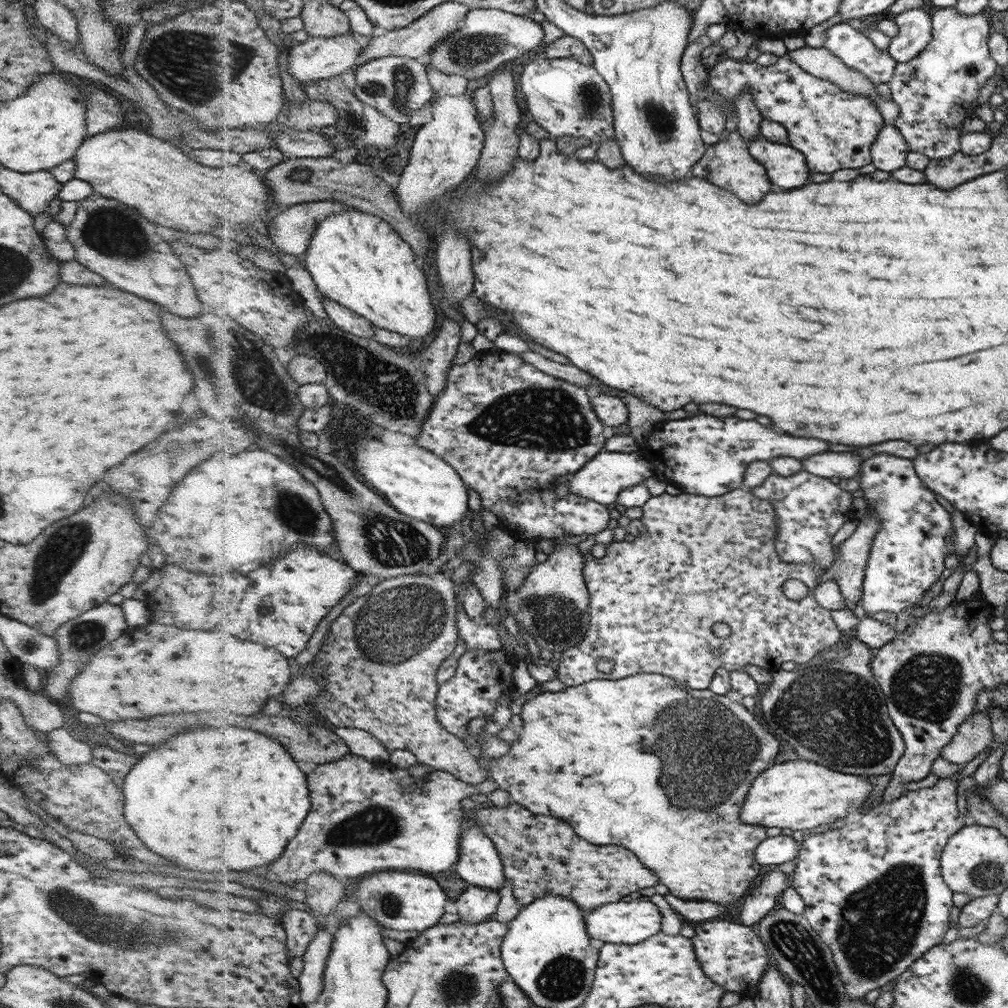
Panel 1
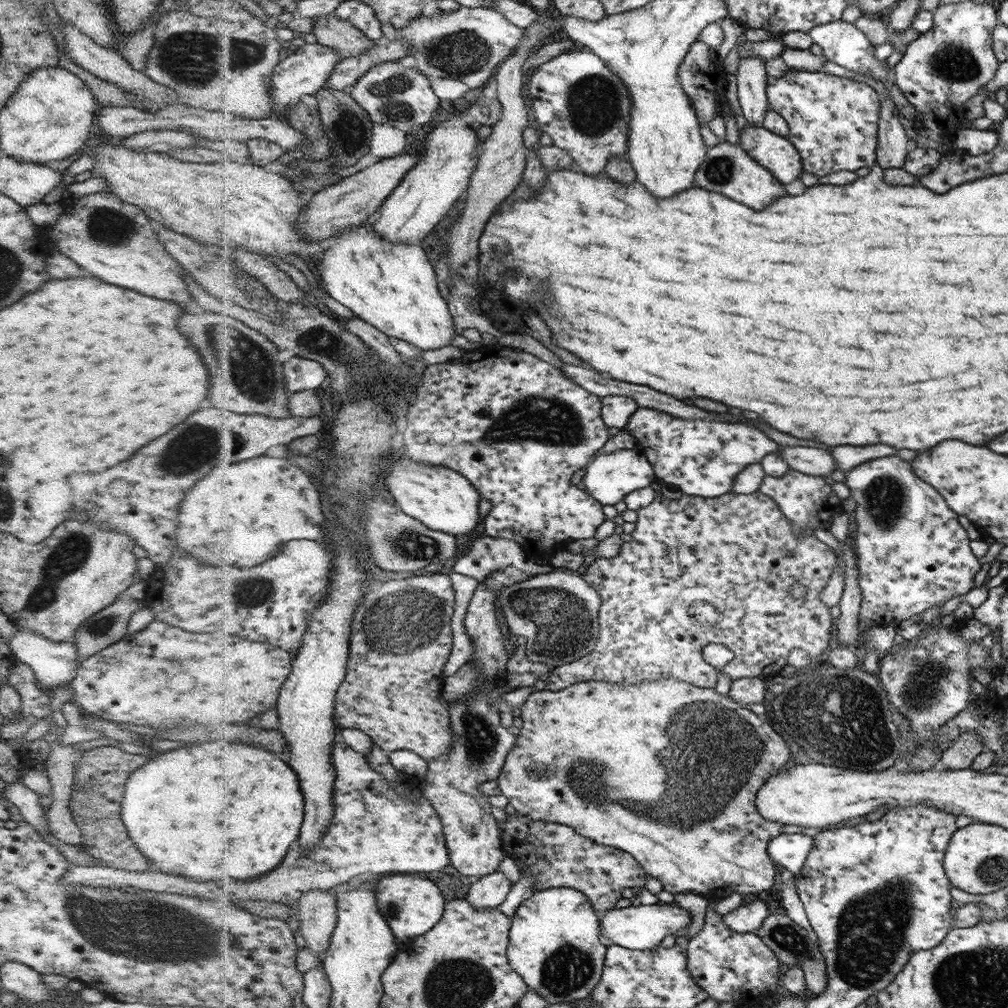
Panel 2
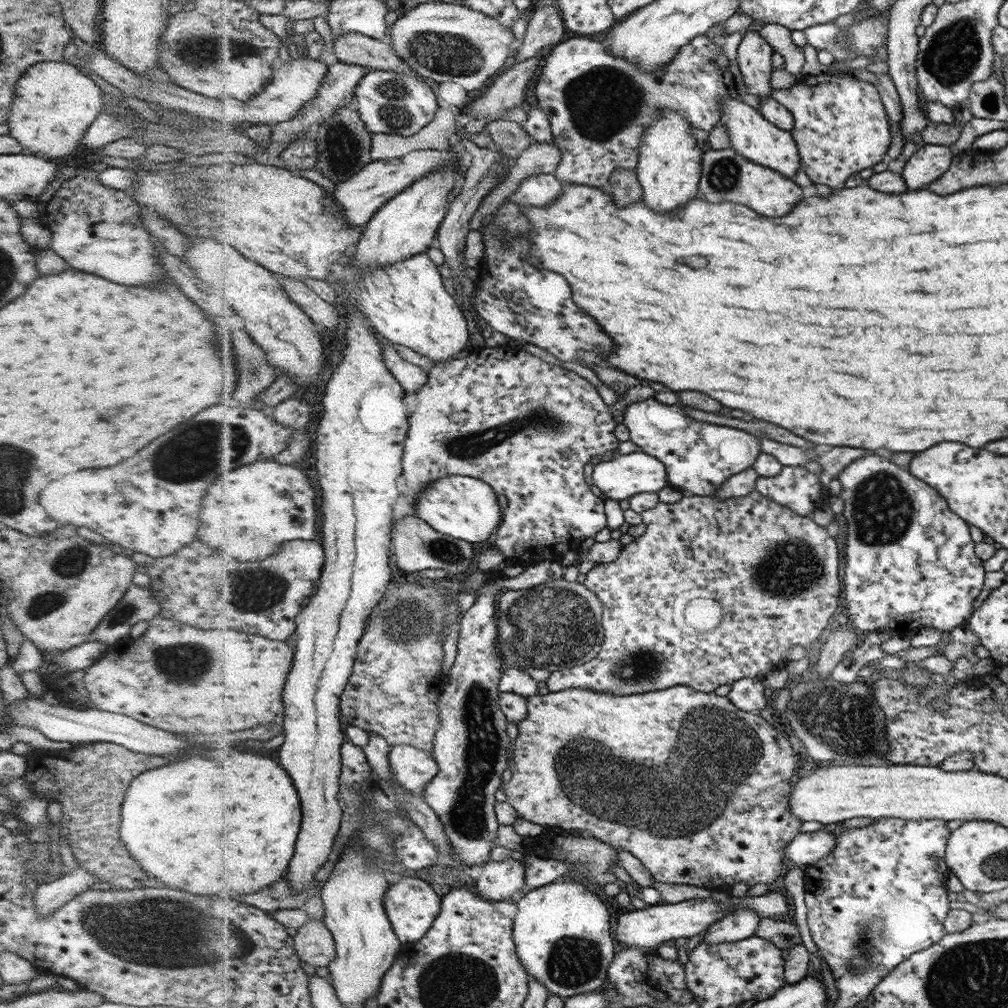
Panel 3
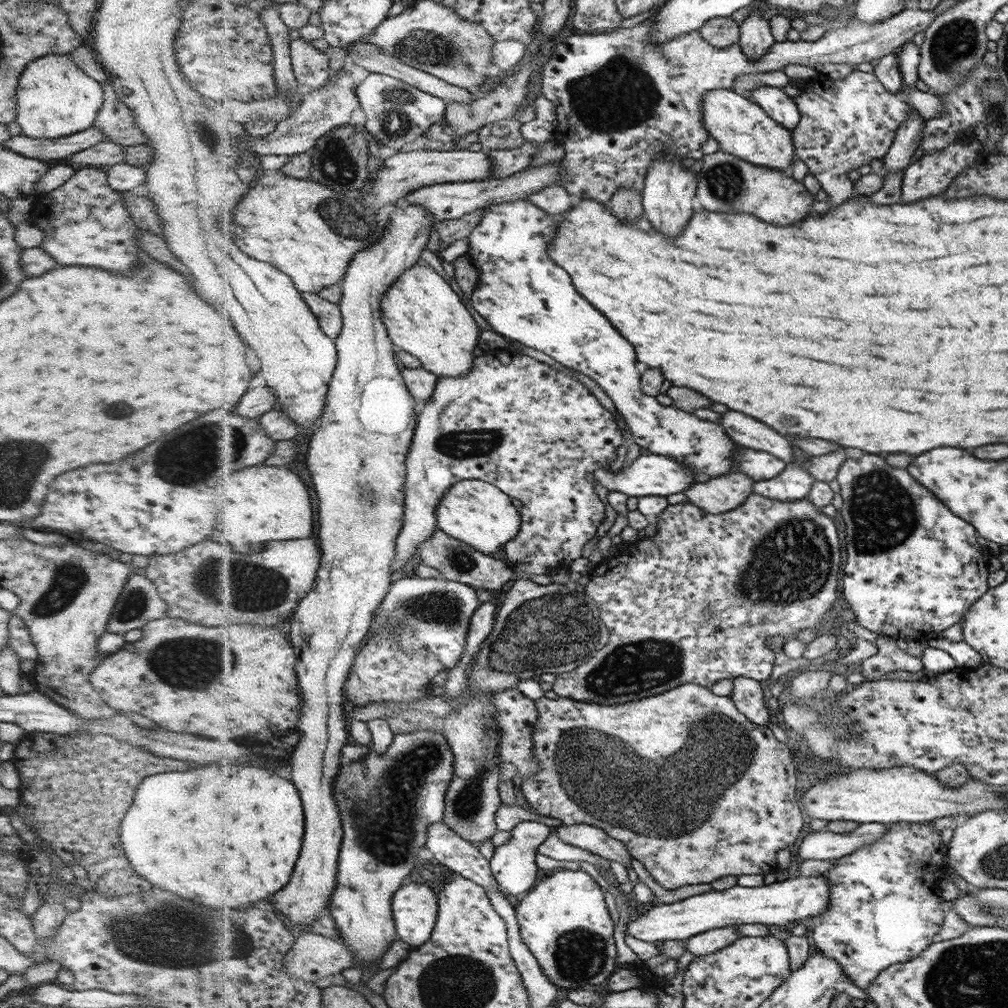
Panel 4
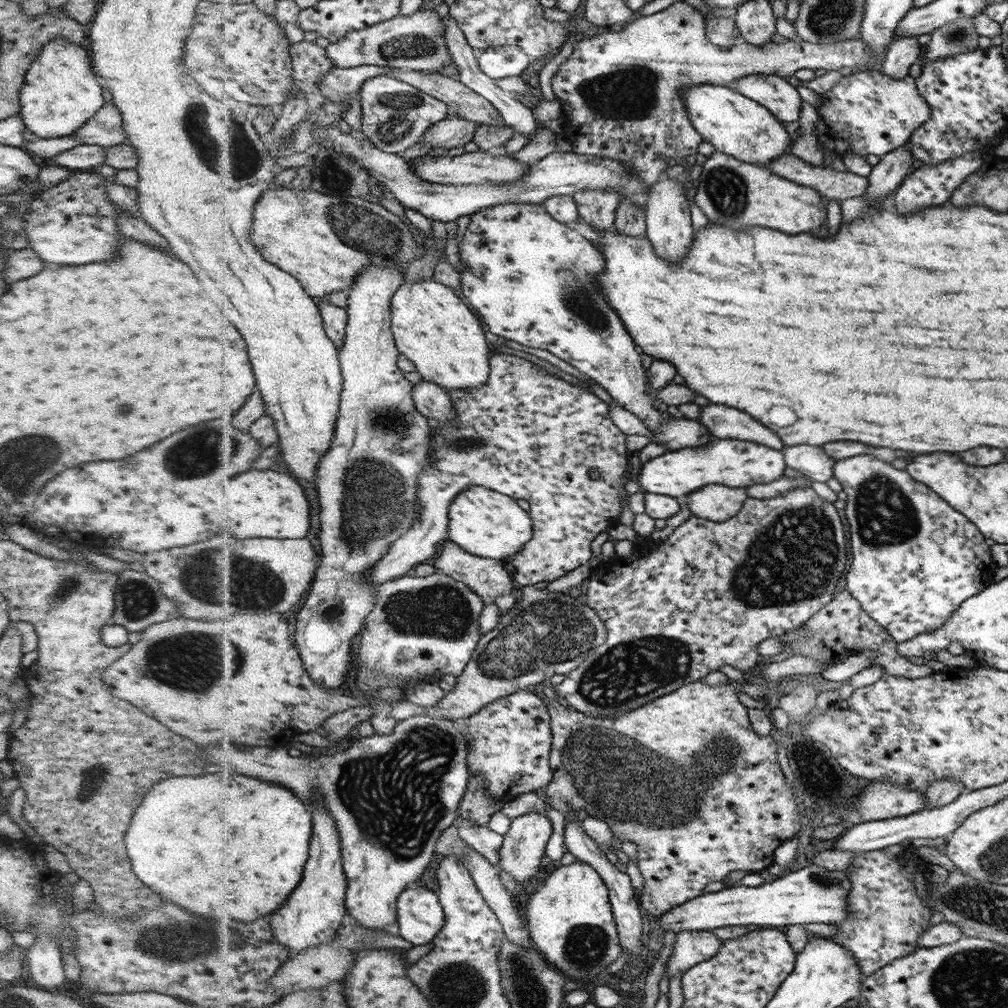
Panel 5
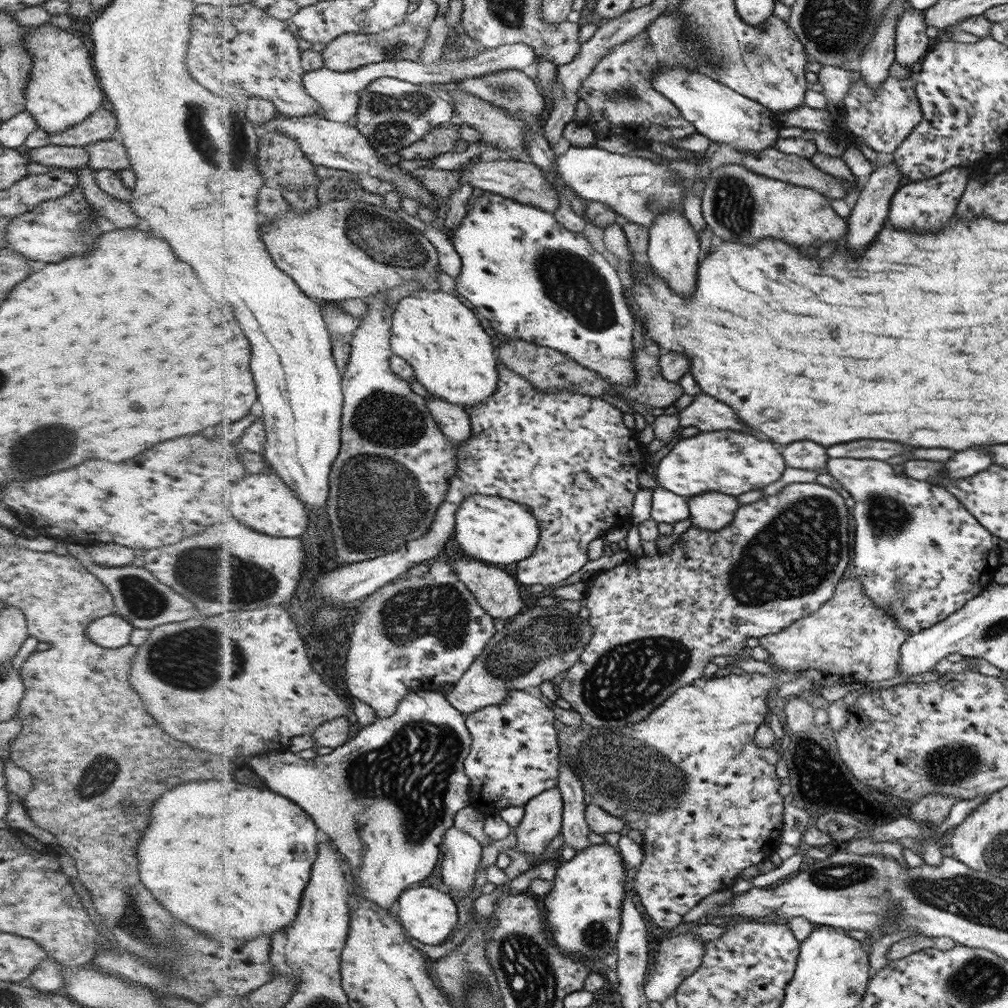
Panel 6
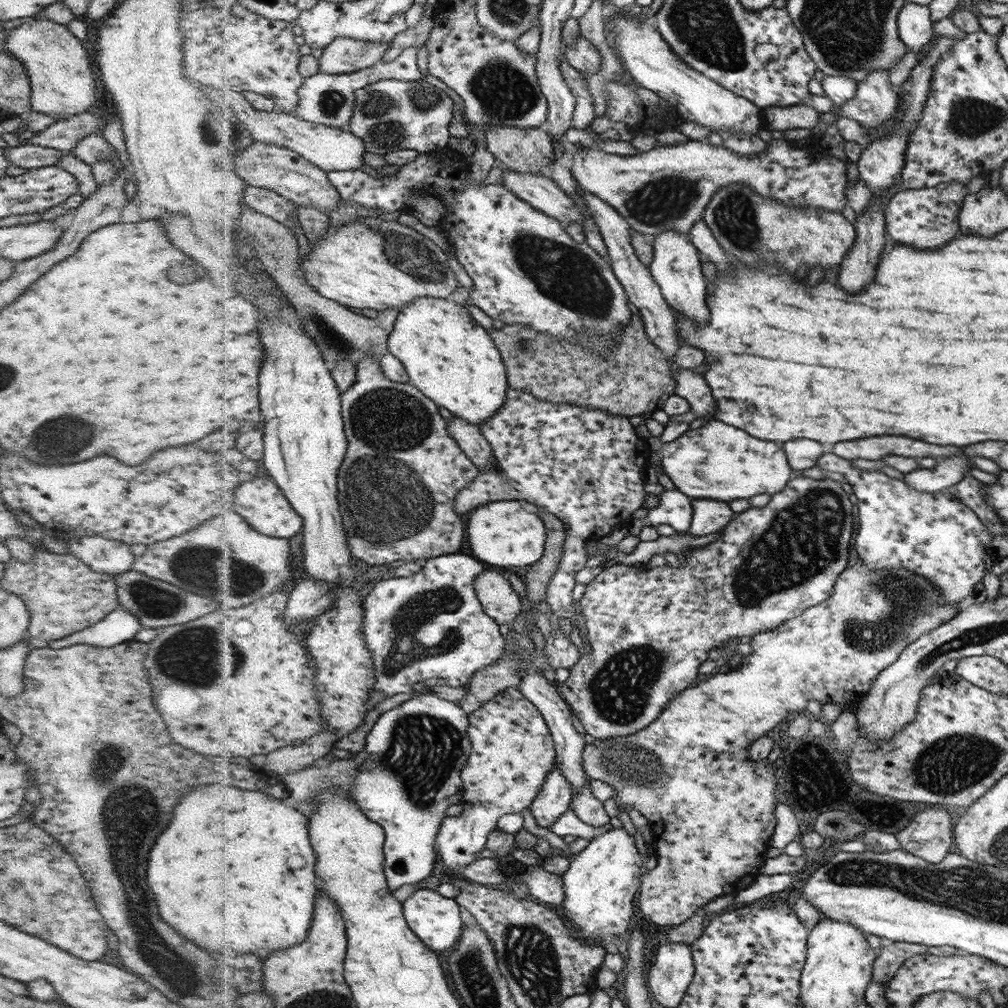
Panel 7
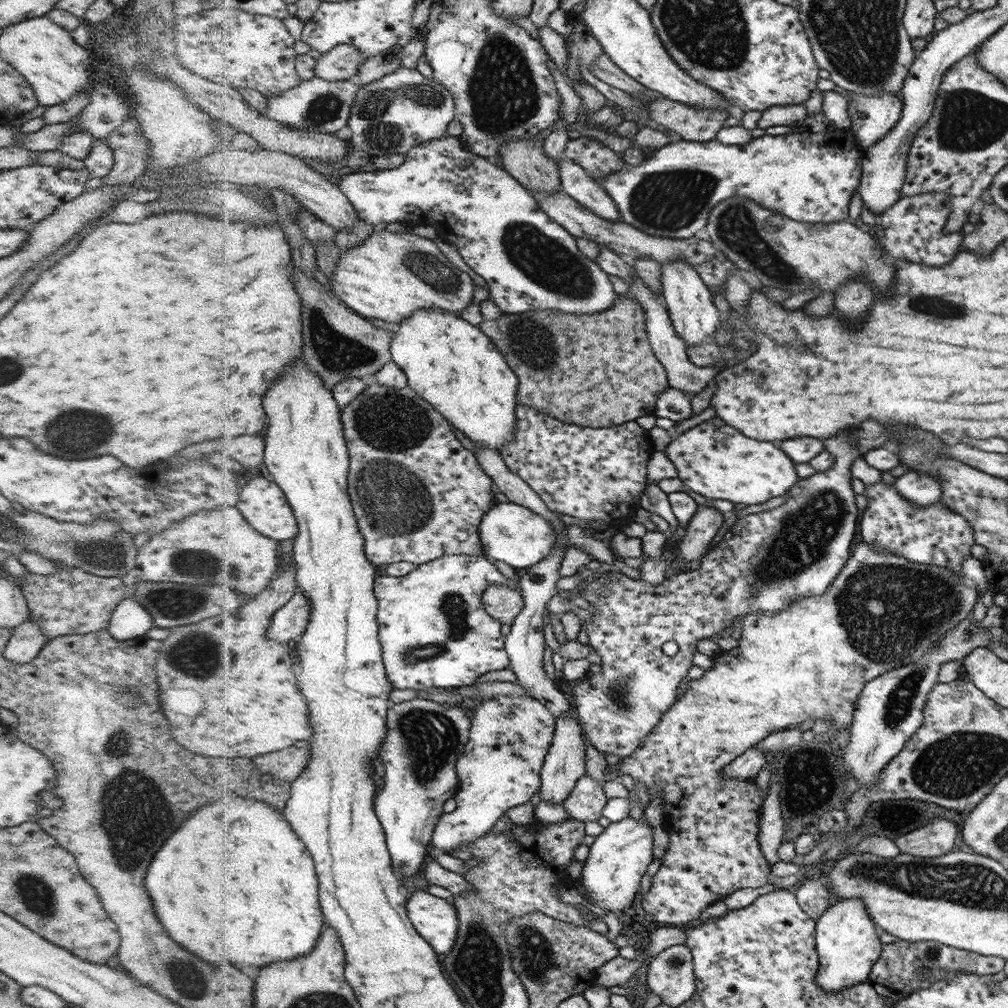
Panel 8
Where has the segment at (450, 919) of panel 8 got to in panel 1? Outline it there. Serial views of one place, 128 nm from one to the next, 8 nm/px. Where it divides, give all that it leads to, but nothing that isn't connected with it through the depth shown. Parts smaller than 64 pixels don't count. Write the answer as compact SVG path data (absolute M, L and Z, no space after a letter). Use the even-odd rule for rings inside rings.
M382 872L368 879L358 881L358 889L354 892L361 910L369 912L379 920L385 928L394 930L417 930L423 933L435 927L444 914L451 908L448 894L440 886L438 880L418 874L402 874L402 872Z

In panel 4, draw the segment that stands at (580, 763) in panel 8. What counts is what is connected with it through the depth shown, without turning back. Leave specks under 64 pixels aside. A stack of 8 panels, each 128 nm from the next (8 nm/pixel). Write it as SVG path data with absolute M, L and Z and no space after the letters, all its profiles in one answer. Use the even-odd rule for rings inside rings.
M538 821L519 822L511 831L506 844L495 847L492 859L489 860L490 869L502 892L508 892L511 899L517 894L528 892L539 881L541 875L536 865L536 848L550 836L551 827Z

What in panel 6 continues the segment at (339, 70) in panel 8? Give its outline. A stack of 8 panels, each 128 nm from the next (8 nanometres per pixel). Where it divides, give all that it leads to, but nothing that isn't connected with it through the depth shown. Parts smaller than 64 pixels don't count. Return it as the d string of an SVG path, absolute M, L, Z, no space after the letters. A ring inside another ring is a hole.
M405 22L392 30L384 33L360 34L359 32L347 33L334 39L324 49L326 67L336 72L350 72L358 70L368 64L378 64L387 60L413 60L421 62L422 50L426 48L426 42L430 38L429 26L415 26Z

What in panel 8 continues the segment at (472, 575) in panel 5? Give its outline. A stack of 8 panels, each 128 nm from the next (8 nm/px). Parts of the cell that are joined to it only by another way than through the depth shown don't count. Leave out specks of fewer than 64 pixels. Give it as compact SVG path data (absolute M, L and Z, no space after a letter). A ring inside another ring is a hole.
M492 585L483 593L483 605L490 616L500 622L500 625L512 625L516 616L524 609L524 600L520 591L514 591L508 586Z

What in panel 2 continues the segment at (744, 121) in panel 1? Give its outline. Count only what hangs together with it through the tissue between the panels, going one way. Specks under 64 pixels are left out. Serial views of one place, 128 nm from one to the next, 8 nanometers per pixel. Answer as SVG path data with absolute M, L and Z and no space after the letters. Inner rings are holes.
M755 56L740 58L737 67L737 96L743 116L750 126L761 126L767 115L767 74L765 60Z

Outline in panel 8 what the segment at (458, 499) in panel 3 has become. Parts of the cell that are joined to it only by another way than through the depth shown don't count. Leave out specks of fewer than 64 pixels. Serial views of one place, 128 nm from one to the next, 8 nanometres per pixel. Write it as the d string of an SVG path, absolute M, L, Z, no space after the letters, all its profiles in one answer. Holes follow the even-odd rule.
M510 501L491 508L491 511L483 516L479 528L485 557L493 562L495 560L505 562L519 572L543 562L551 555L553 546L557 542L564 554L570 546L568 537L566 537L566 529L557 535L553 524L546 517L540 516L524 505L514 504Z

